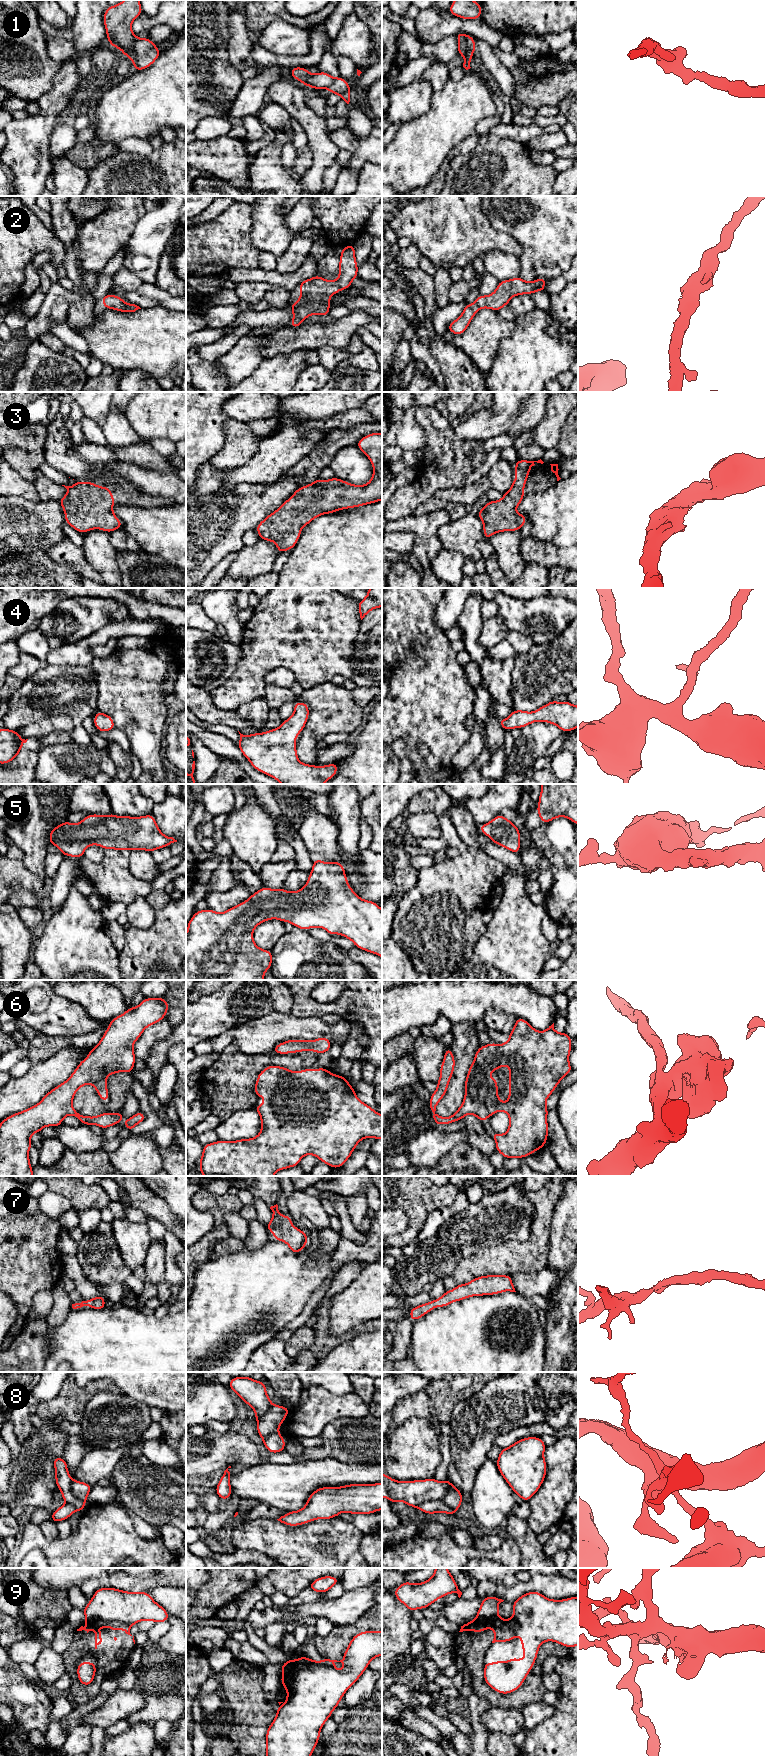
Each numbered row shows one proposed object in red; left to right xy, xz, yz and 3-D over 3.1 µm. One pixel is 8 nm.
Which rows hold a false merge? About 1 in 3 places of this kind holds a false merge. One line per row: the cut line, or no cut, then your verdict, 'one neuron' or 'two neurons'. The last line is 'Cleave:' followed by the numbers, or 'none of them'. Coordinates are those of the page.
1: cut xy (136, 37), (134, 57), (132, 59); two neurons
2: cut none; one neuron
3: cut none; one neuron
4: cut none; one neuron
5: cut none; one neuron
6: cut none; one neuron
7: cut none; one neuron
8: cut yz (450, 1487), (443, 1501), (454, 1512); two neurons
9: cut xz (309, 1659), (295, 1671), (294, 1691), (285, 1702); two neurons
Cleave: 1, 8, 9

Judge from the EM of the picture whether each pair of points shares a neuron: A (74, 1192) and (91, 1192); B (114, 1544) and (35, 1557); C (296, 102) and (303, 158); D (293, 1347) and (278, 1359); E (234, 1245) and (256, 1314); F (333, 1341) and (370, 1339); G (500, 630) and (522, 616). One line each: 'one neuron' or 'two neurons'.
A: one neuron
B: two neurons
C: two neurons
D: two neurons
E: two neurons
F: two neurons
G: two neurons

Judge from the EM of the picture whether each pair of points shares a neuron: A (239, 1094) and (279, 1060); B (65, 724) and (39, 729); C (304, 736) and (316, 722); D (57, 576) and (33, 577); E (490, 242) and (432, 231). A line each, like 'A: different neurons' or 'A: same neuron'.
A: same neuron
B: same neuron
C: different neurons
D: same neuron
E: same neuron

